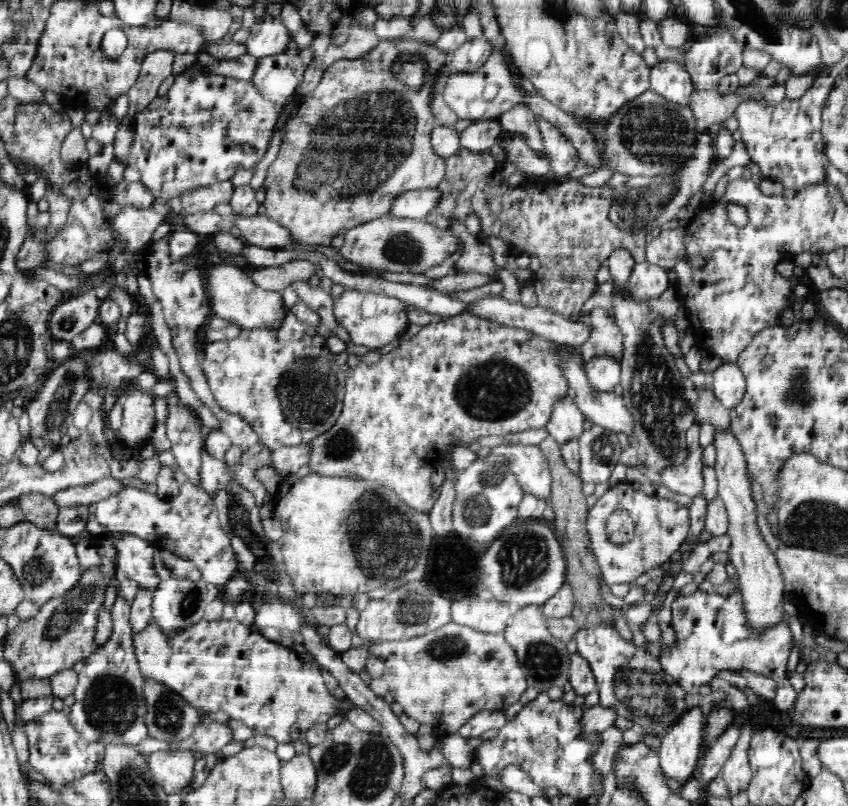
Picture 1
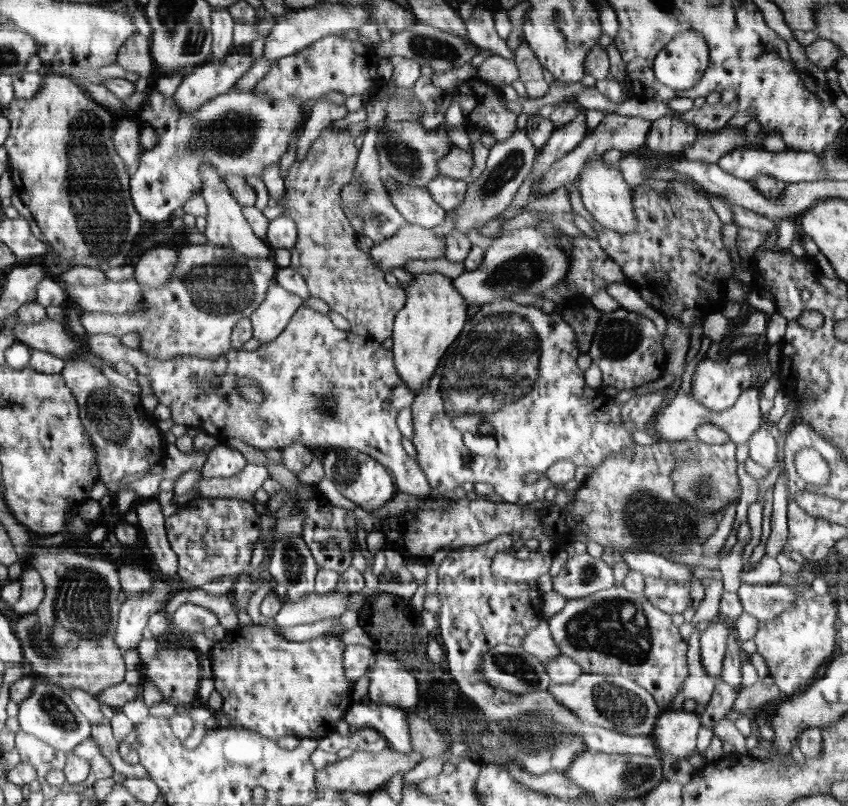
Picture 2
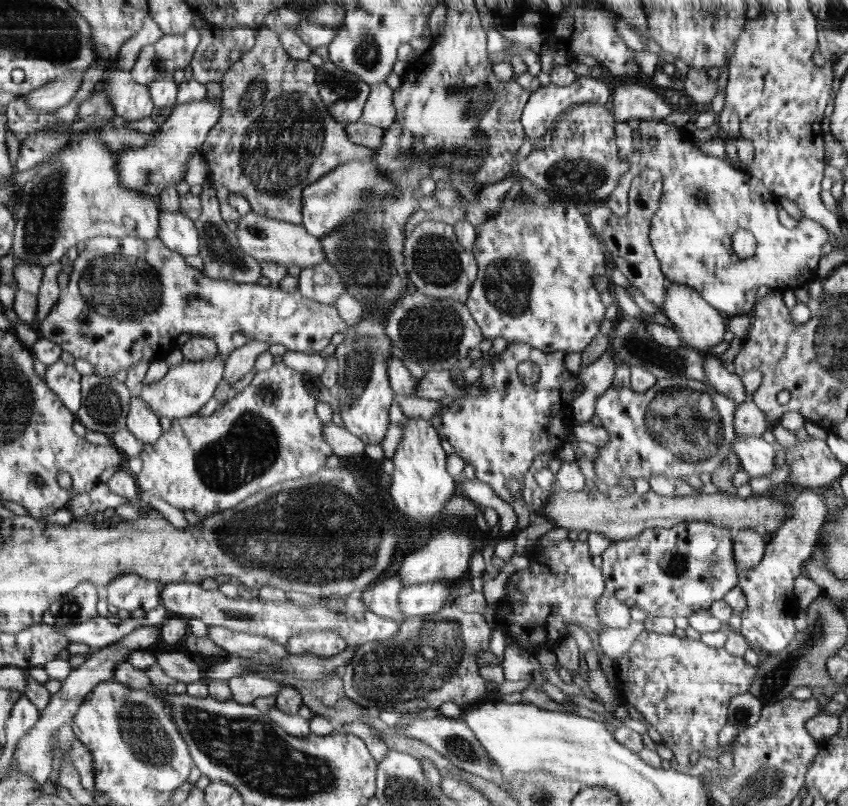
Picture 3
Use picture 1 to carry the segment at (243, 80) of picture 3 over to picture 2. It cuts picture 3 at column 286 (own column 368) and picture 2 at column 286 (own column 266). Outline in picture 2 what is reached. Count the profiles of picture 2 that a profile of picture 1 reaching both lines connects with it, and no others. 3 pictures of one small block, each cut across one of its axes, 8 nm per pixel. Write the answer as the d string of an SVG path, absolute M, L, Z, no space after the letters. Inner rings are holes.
M332 125L322 129L320 138L310 146L310 152L306 158L302 162L295 161L288 168L288 176L284 179L286 196L278 198L275 203L277 207L282 207L286 217L296 222L297 241L290 249L289 267L304 278L310 295L322 298L330 310L342 314L351 325L366 326L369 336L382 343L393 335L392 322L395 322L397 313L406 304L407 294L402 286L394 292L392 286L384 282L384 271L378 269L369 254L356 248L354 230L340 207L340 192L352 180L356 156L358 156L358 148L354 146L354 138L348 132L344 132L344 129L335 129Z

